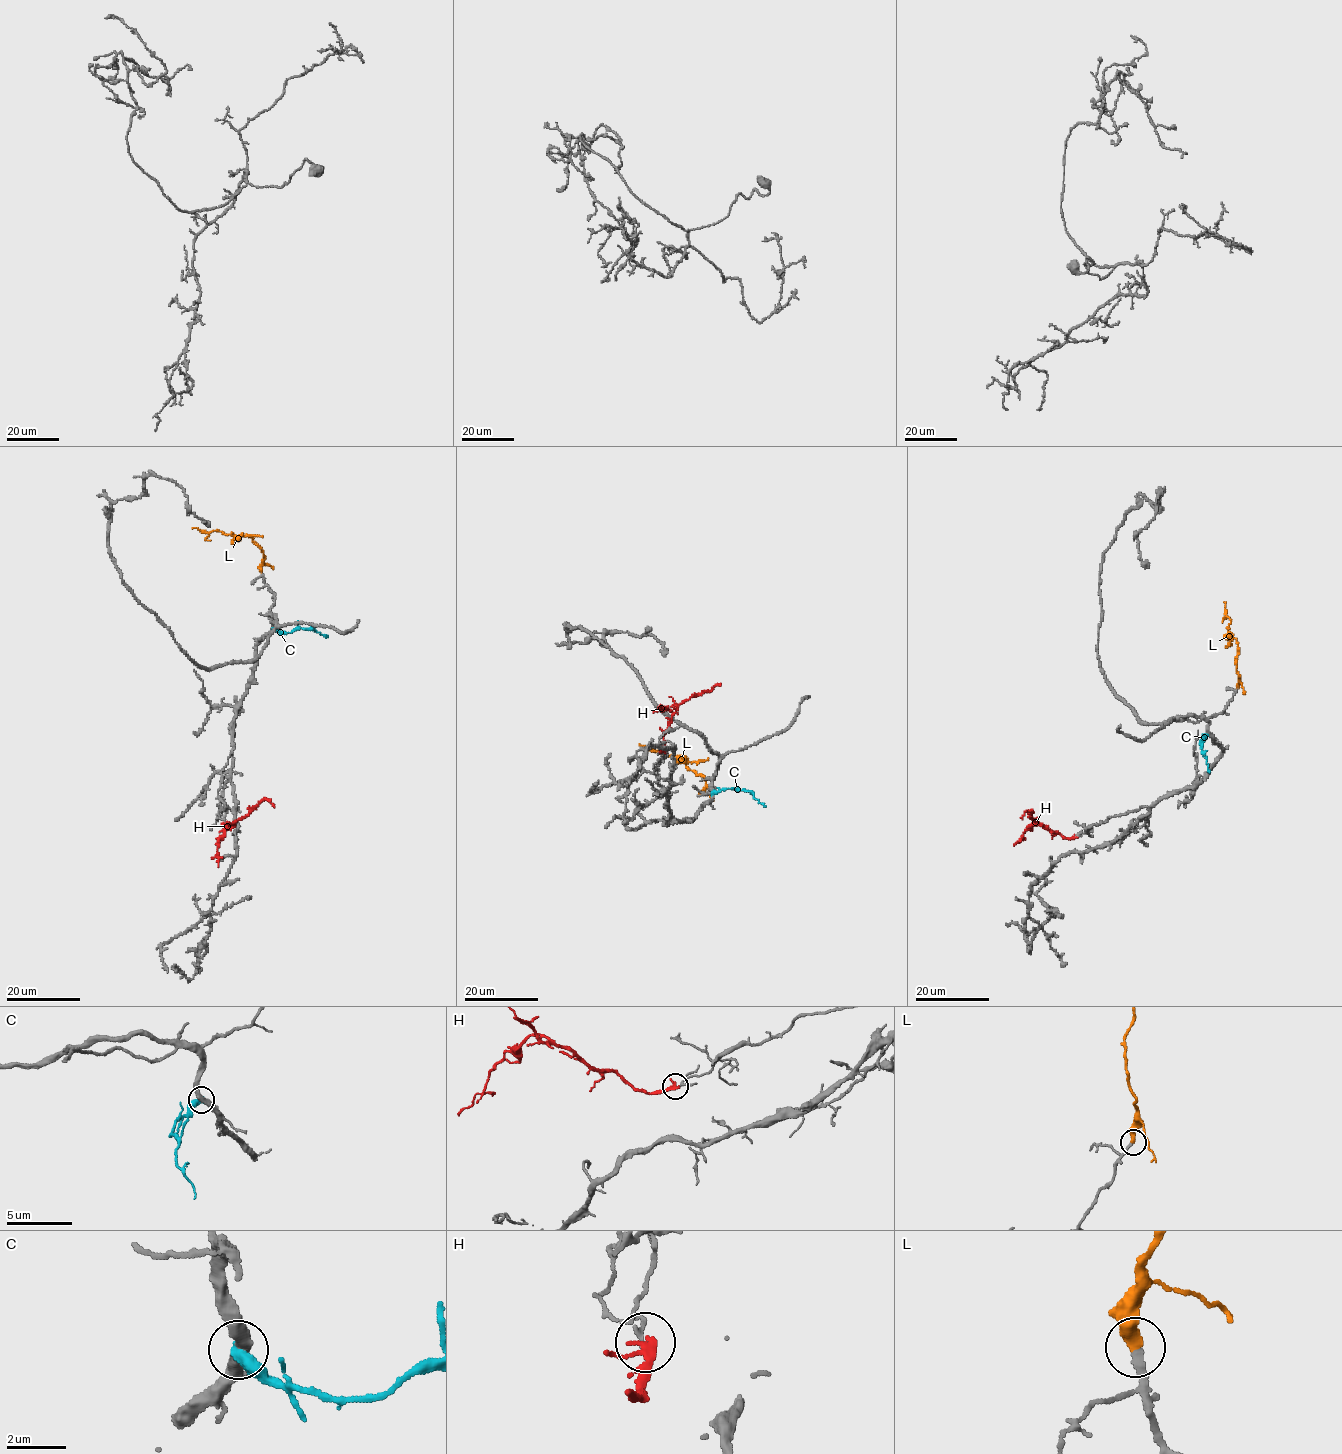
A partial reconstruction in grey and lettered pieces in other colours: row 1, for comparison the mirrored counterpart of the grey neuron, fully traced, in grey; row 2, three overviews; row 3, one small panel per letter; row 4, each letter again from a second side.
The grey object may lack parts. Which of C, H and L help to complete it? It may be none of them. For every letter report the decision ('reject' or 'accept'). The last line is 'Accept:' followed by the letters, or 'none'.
C: reject
H: reject
L: accept
Accept: L

